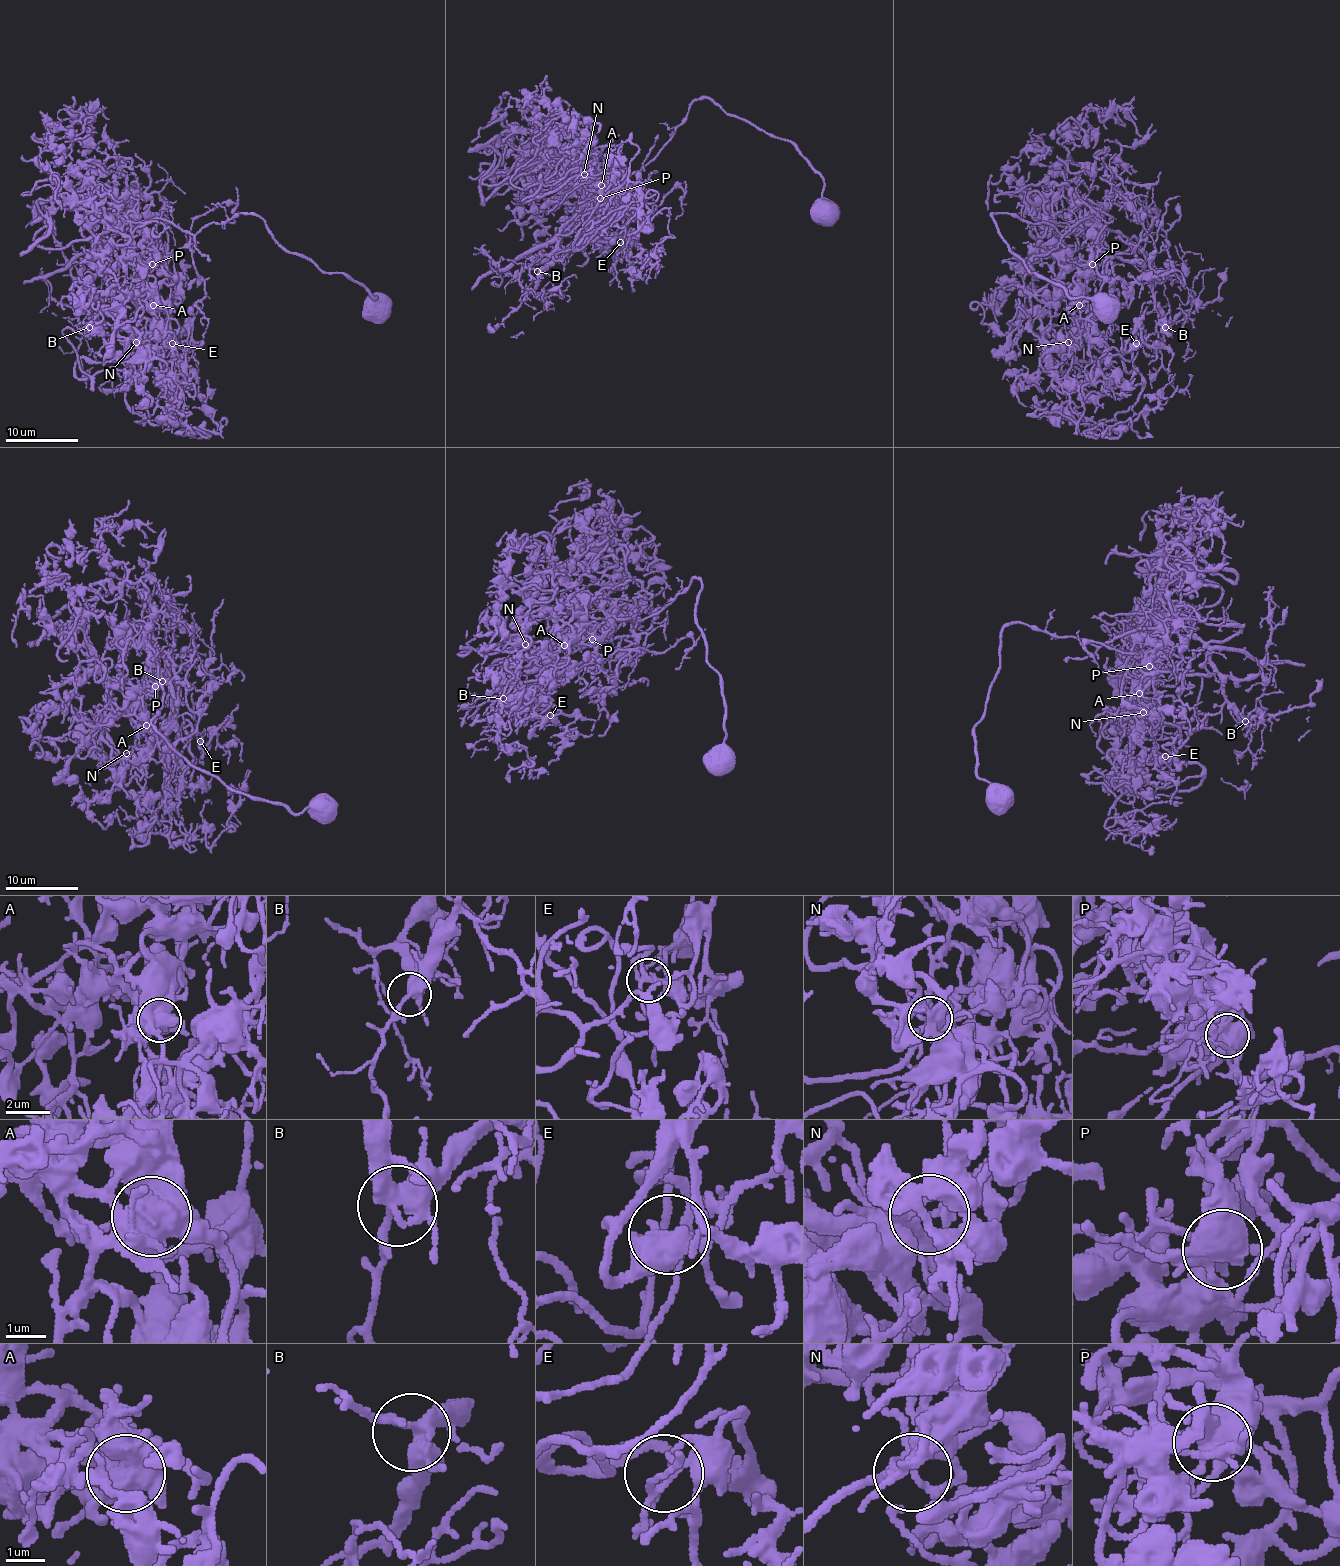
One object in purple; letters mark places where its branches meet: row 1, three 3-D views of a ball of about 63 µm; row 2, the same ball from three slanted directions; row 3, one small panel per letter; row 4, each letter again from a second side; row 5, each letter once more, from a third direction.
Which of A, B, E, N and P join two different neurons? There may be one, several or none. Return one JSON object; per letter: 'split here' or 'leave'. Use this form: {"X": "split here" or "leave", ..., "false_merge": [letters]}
{"A": "split here", "B": "leave", "E": "leave", "N": "split here", "P": "split here", "false_merge": ["A", "N", "P"]}

